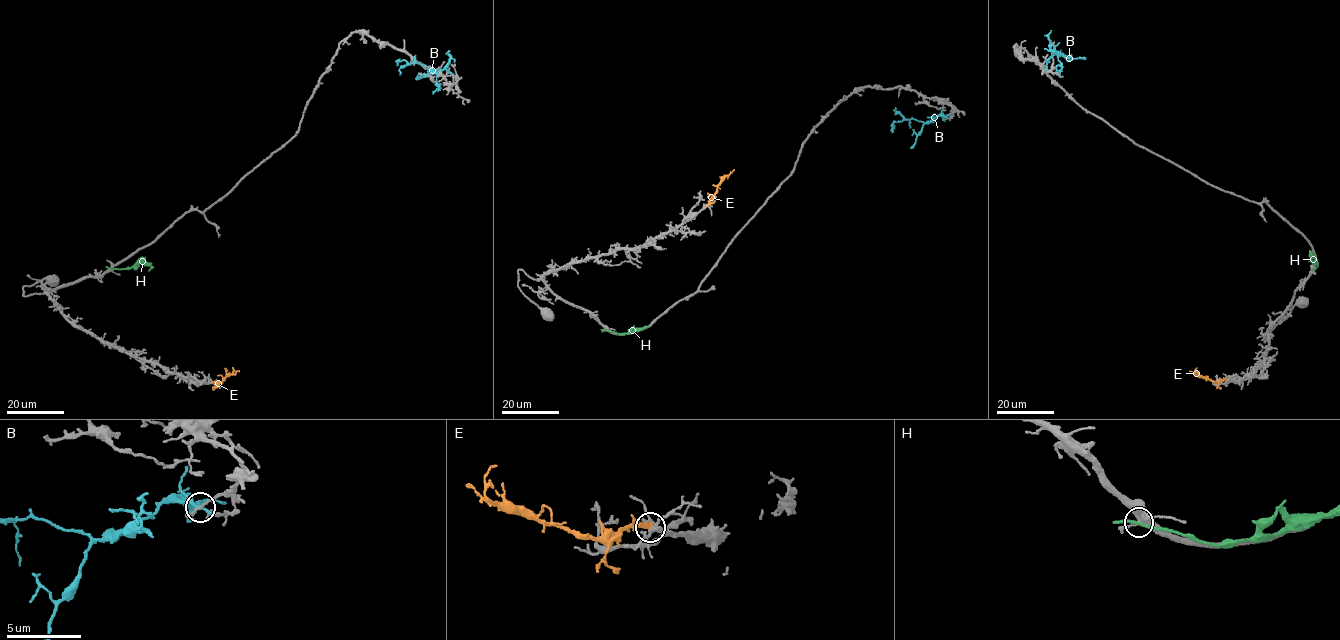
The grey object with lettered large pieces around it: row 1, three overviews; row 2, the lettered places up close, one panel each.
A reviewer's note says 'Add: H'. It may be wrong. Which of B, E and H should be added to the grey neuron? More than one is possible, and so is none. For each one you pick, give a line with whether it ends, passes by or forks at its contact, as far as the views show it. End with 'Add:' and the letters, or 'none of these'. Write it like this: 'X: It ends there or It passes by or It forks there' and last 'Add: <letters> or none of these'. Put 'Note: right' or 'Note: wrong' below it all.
E: It passes by
Add: E
Note: wrong

